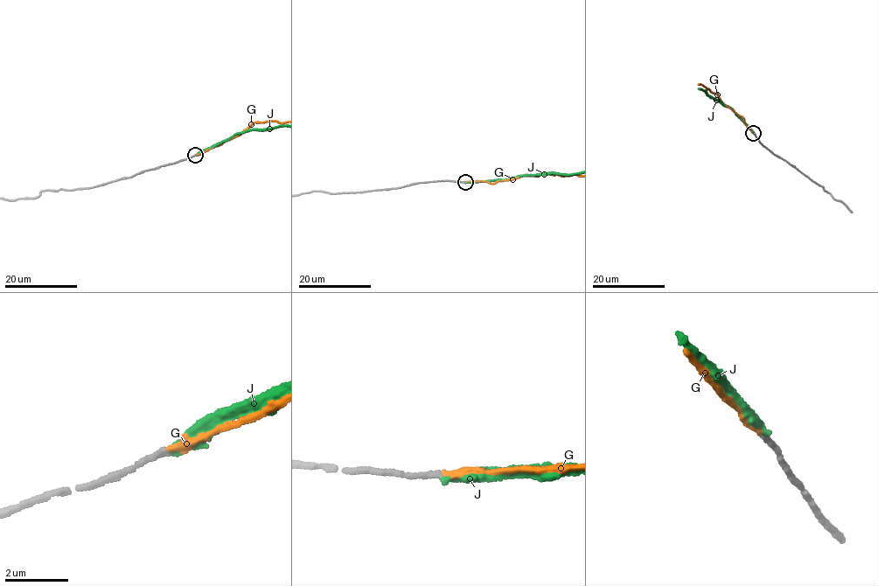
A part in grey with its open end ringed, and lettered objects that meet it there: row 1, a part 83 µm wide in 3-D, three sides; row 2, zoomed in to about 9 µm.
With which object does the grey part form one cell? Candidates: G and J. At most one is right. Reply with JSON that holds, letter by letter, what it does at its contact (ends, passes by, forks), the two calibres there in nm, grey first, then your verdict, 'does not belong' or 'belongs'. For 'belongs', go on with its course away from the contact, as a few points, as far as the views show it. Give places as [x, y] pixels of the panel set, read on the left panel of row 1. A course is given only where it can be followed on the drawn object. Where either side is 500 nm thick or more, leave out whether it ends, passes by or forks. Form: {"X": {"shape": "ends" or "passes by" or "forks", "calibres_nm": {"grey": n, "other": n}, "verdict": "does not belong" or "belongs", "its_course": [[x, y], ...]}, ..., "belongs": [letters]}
{"G": {"shape": "ends", "calibres_nm": {"grey": 190, "other": 220}, "verdict": "belongs"}, "J": {"shape": "ends", "calibres_nm": {"grey": 190, "other": 240}, "verdict": "does not belong"}, "belongs": ["G"]}

